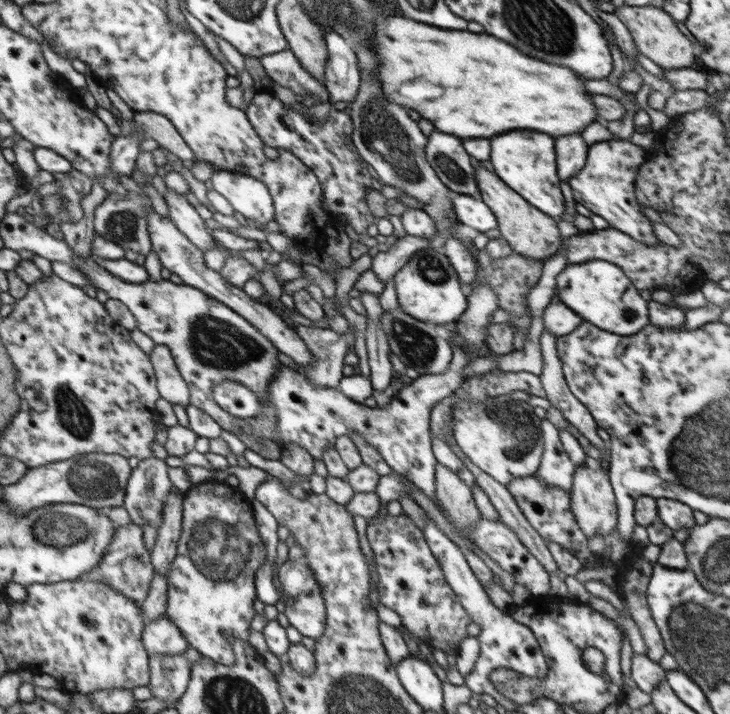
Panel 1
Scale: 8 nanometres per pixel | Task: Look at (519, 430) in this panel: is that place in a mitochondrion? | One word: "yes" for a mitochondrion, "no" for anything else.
yes

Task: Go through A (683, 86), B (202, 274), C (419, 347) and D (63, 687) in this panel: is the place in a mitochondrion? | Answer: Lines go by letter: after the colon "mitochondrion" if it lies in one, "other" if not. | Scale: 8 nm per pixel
A: other
B: other
C: mitochondrion
D: other

